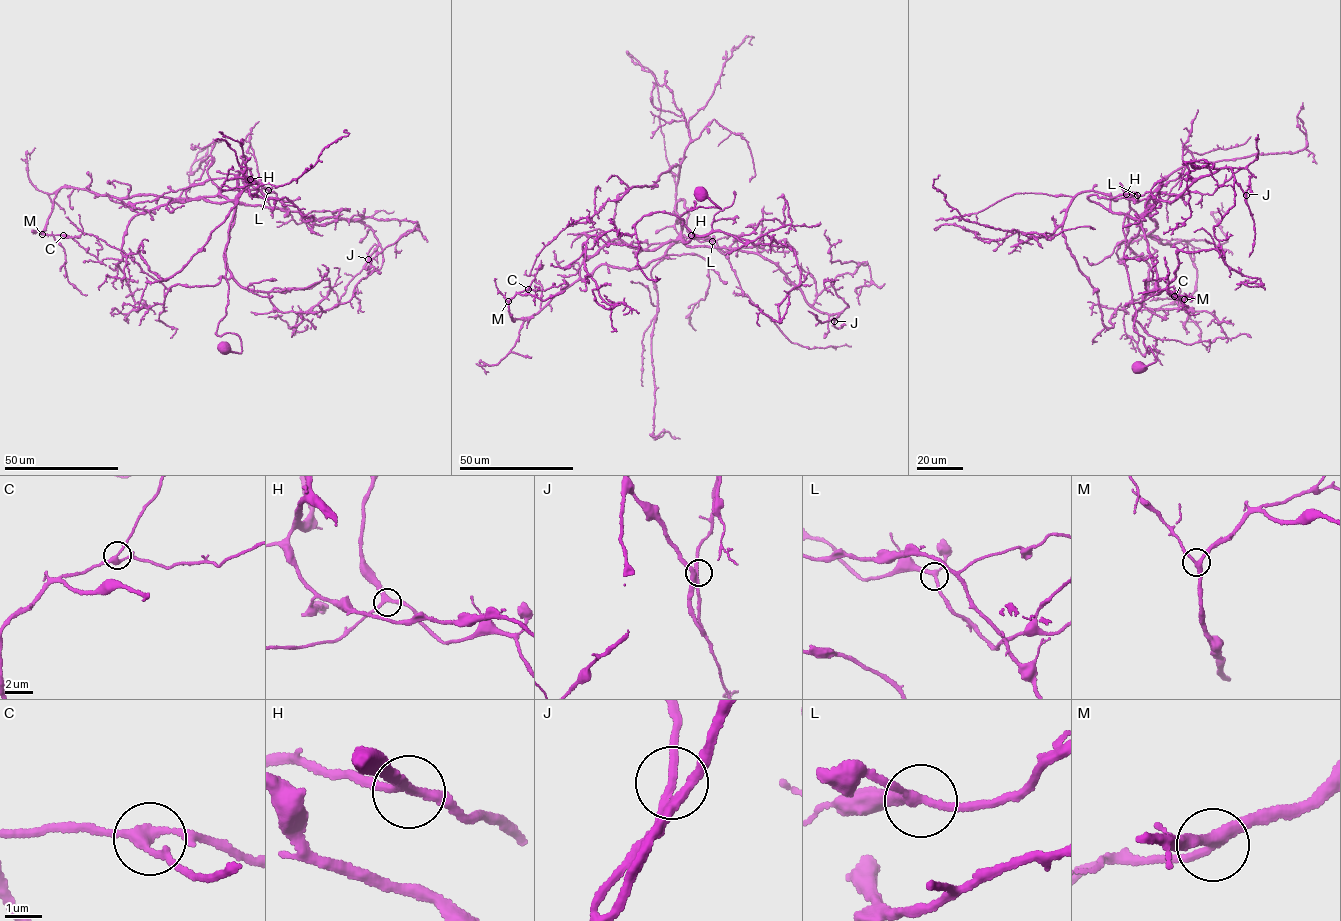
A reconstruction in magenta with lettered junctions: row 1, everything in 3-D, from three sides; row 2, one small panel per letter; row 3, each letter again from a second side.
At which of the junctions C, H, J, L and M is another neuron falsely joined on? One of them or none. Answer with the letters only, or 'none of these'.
none of these

